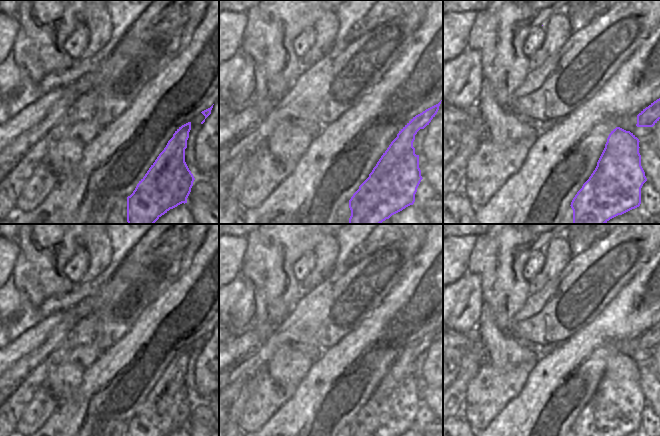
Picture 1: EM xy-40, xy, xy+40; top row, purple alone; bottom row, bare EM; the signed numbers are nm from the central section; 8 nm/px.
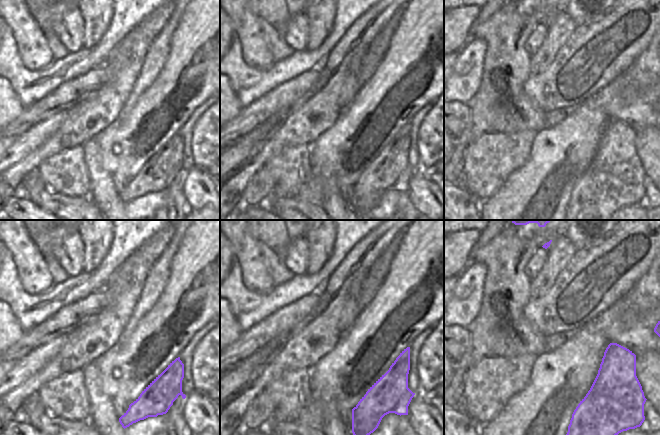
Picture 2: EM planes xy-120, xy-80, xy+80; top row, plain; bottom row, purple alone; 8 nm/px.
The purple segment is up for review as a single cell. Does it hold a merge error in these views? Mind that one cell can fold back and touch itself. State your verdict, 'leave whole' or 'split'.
split

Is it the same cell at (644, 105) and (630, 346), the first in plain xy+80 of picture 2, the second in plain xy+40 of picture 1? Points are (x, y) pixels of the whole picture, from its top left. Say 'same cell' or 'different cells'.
same cell

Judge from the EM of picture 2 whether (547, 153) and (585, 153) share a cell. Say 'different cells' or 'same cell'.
same cell

